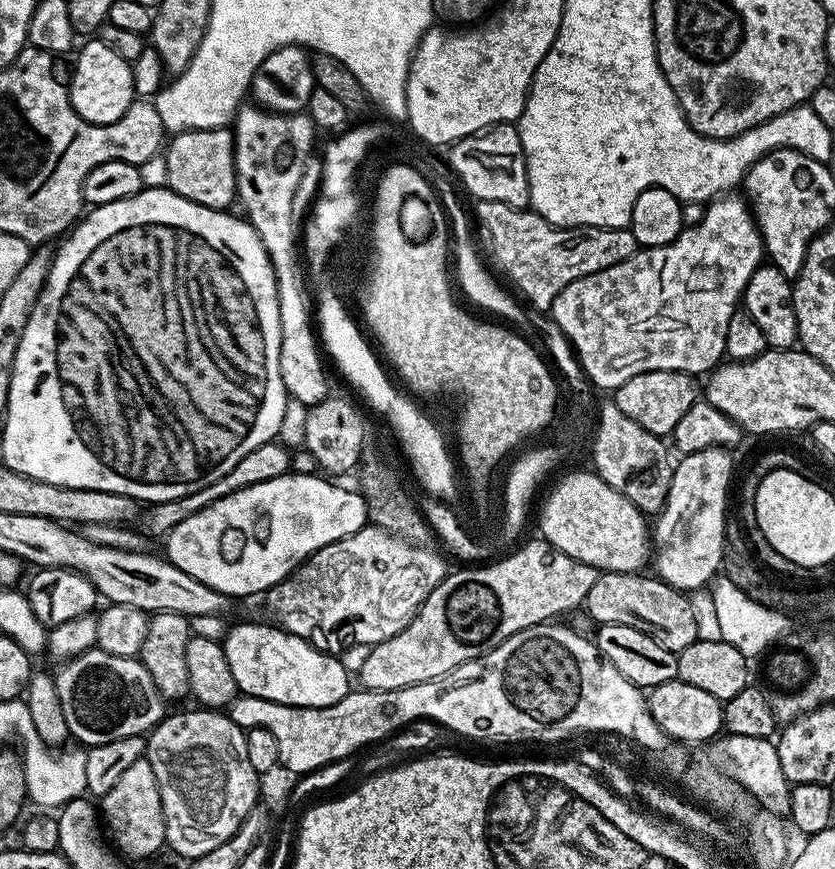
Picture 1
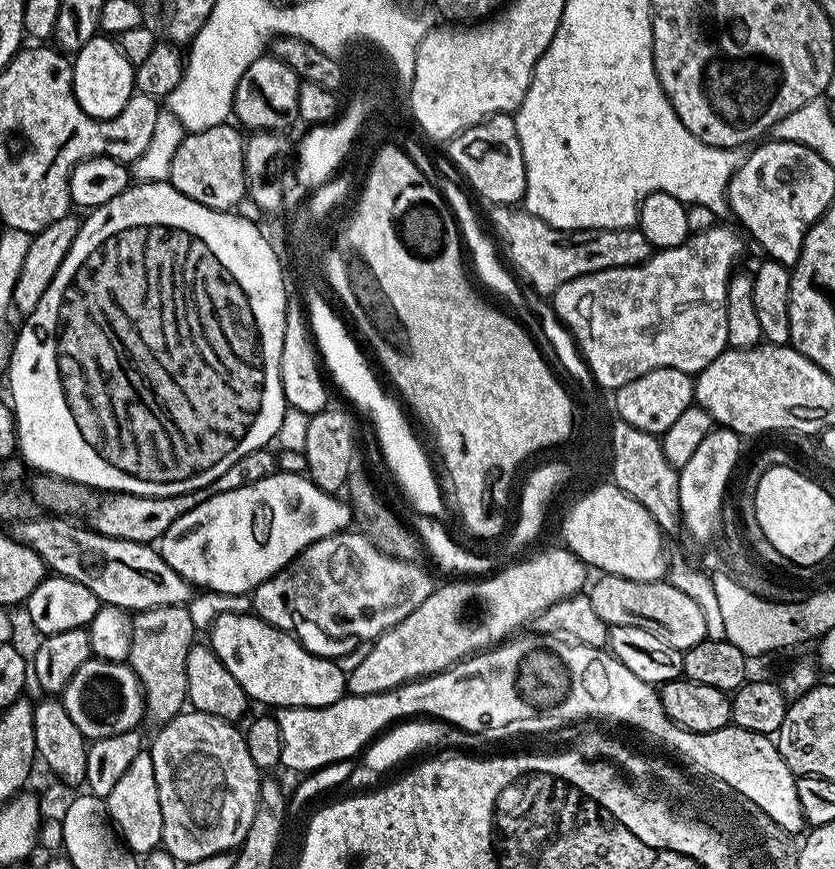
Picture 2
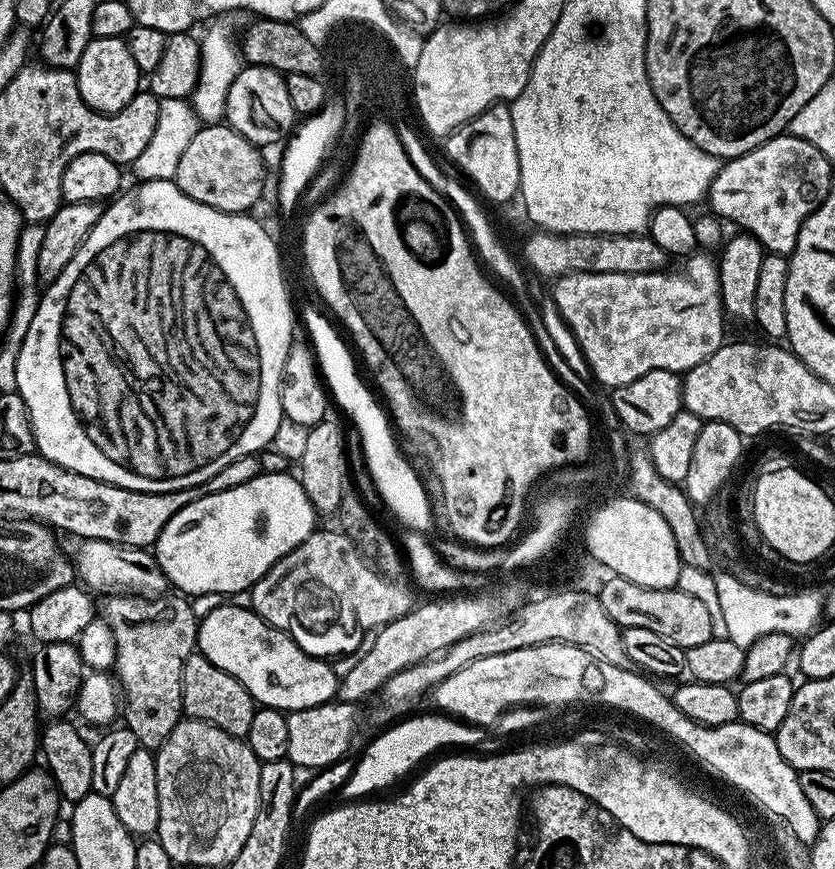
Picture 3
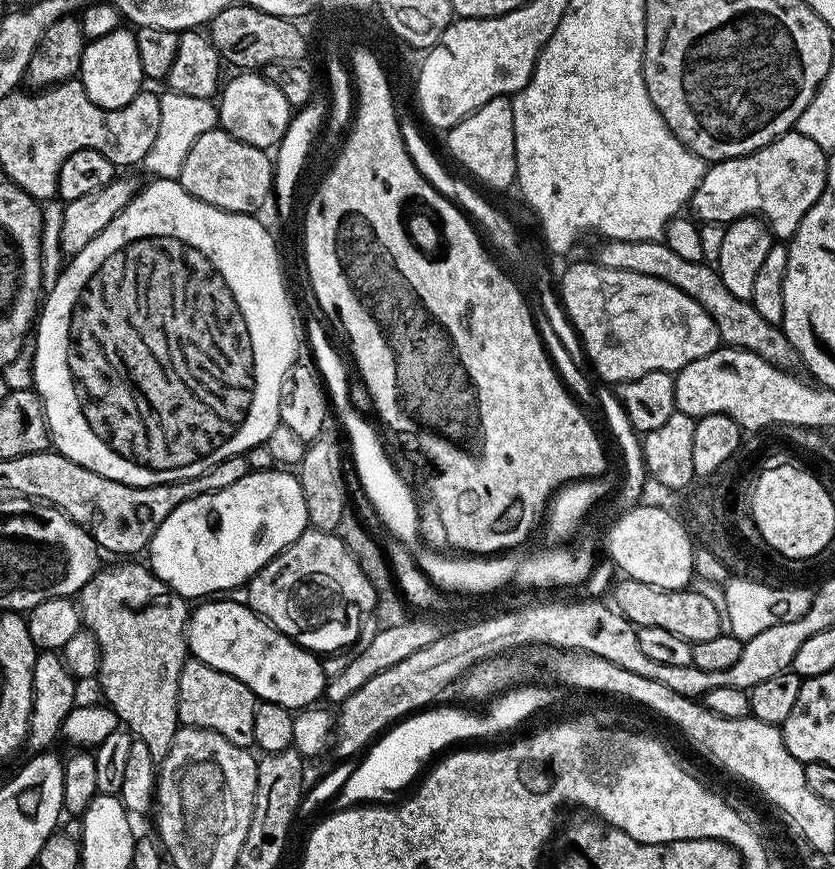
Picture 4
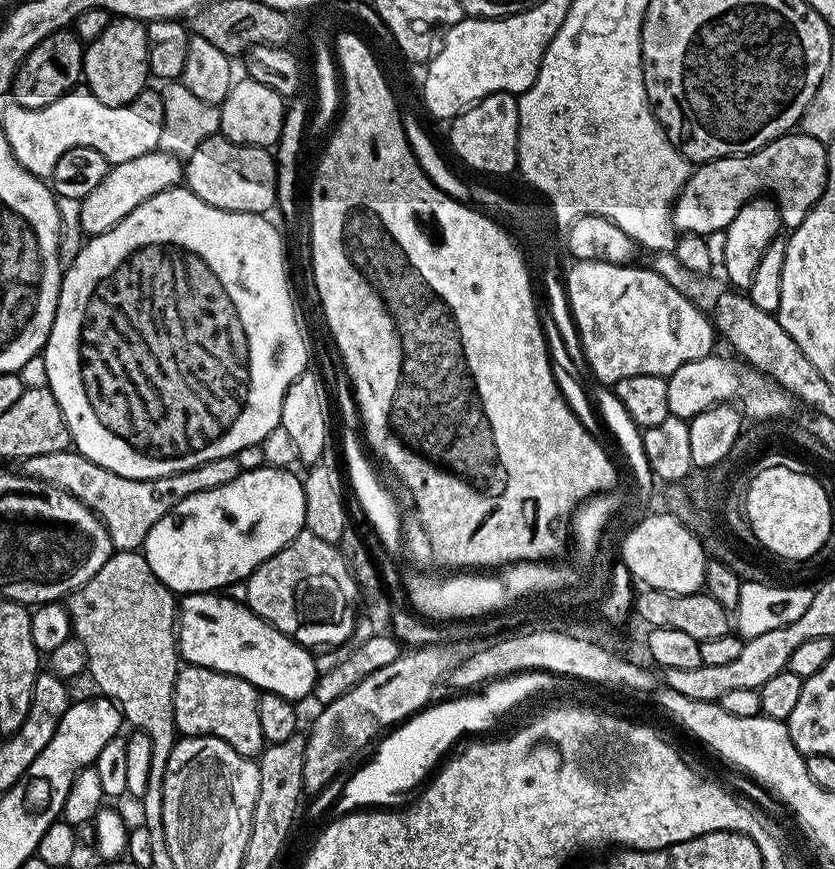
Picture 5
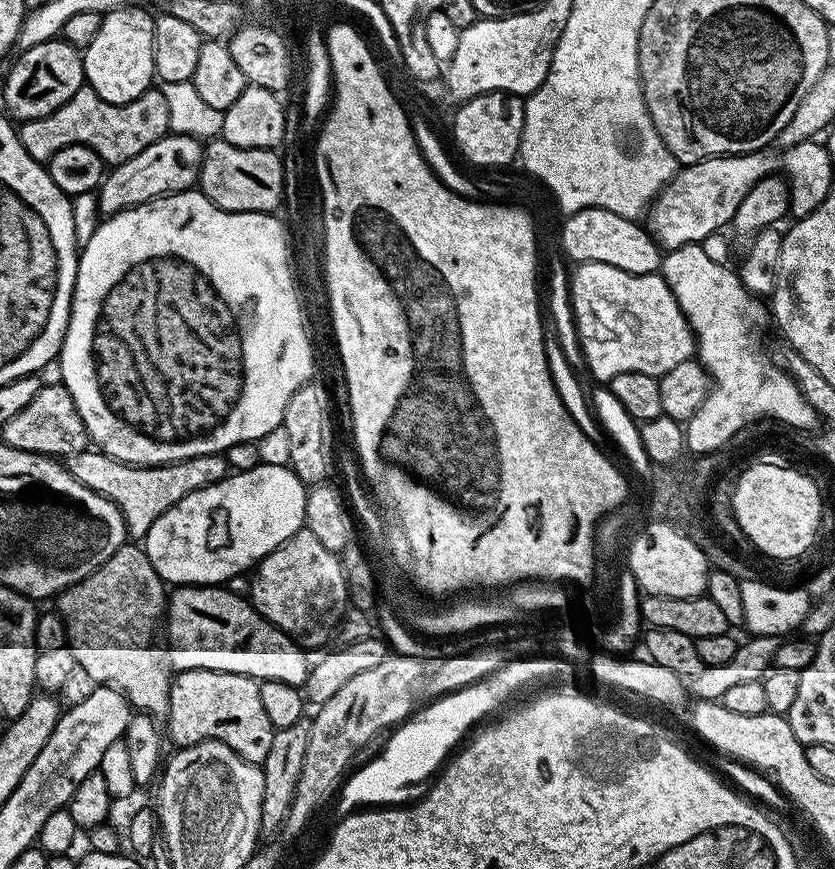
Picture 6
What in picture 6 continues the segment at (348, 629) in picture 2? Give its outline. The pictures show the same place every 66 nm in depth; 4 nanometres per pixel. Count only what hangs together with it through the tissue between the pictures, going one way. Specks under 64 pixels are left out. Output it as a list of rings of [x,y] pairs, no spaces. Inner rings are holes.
[[[307,526],[282,542],[259,564],[255,565],[256,577],[252,580],[250,603],[260,615],[293,638],[307,632],[324,632],[341,623],[349,607],[346,578],[342,574],[340,557],[326,550]]]

